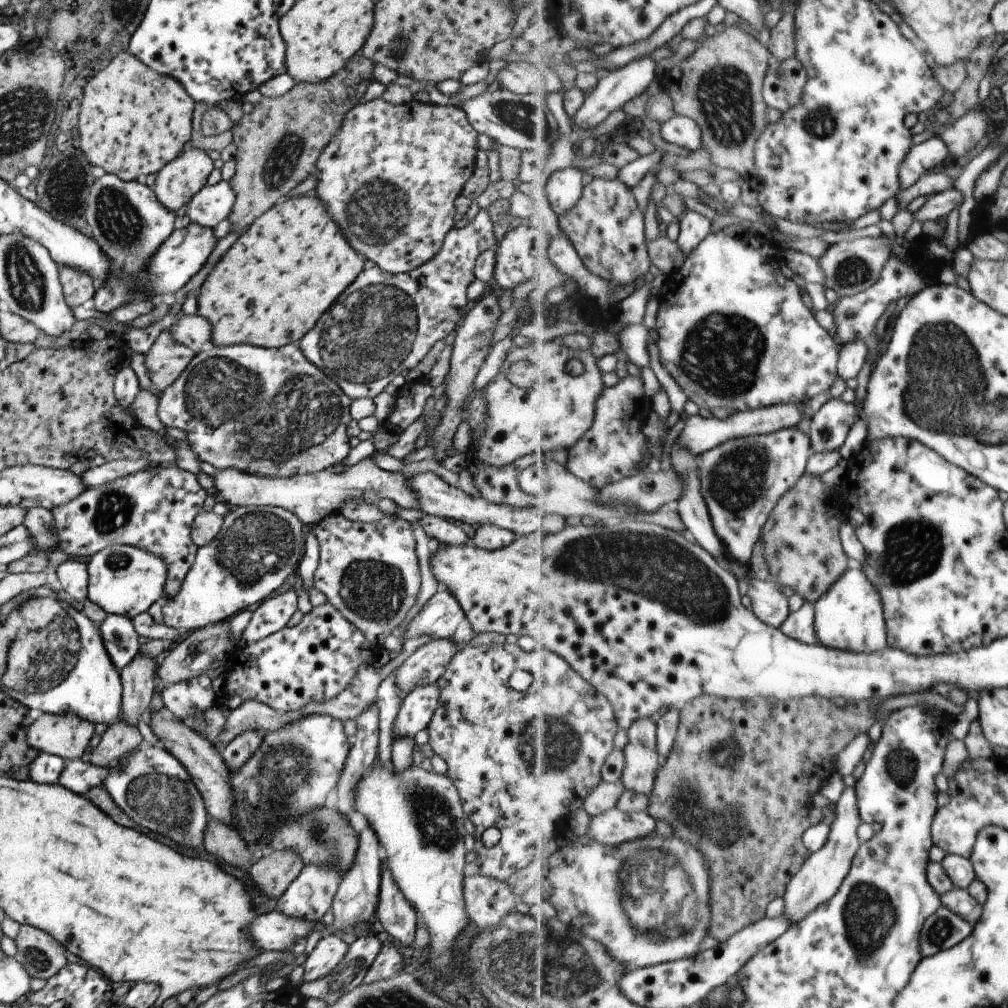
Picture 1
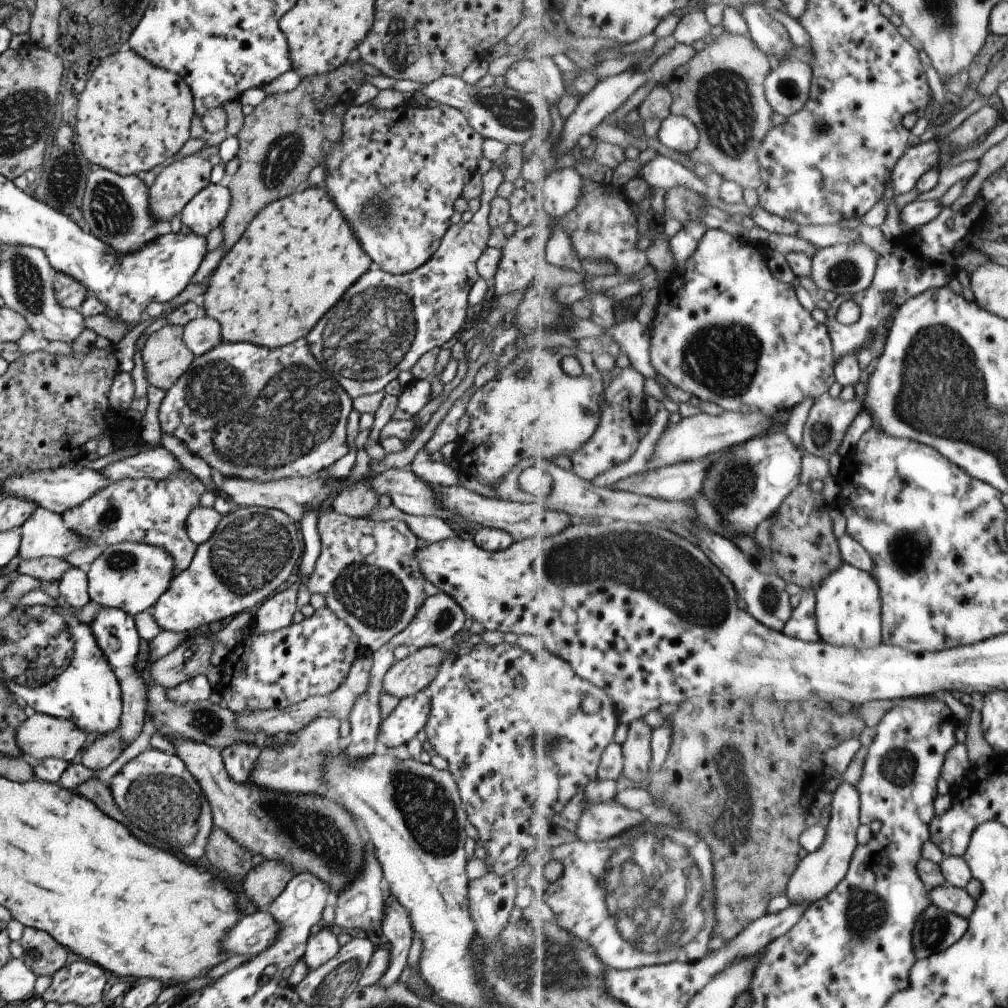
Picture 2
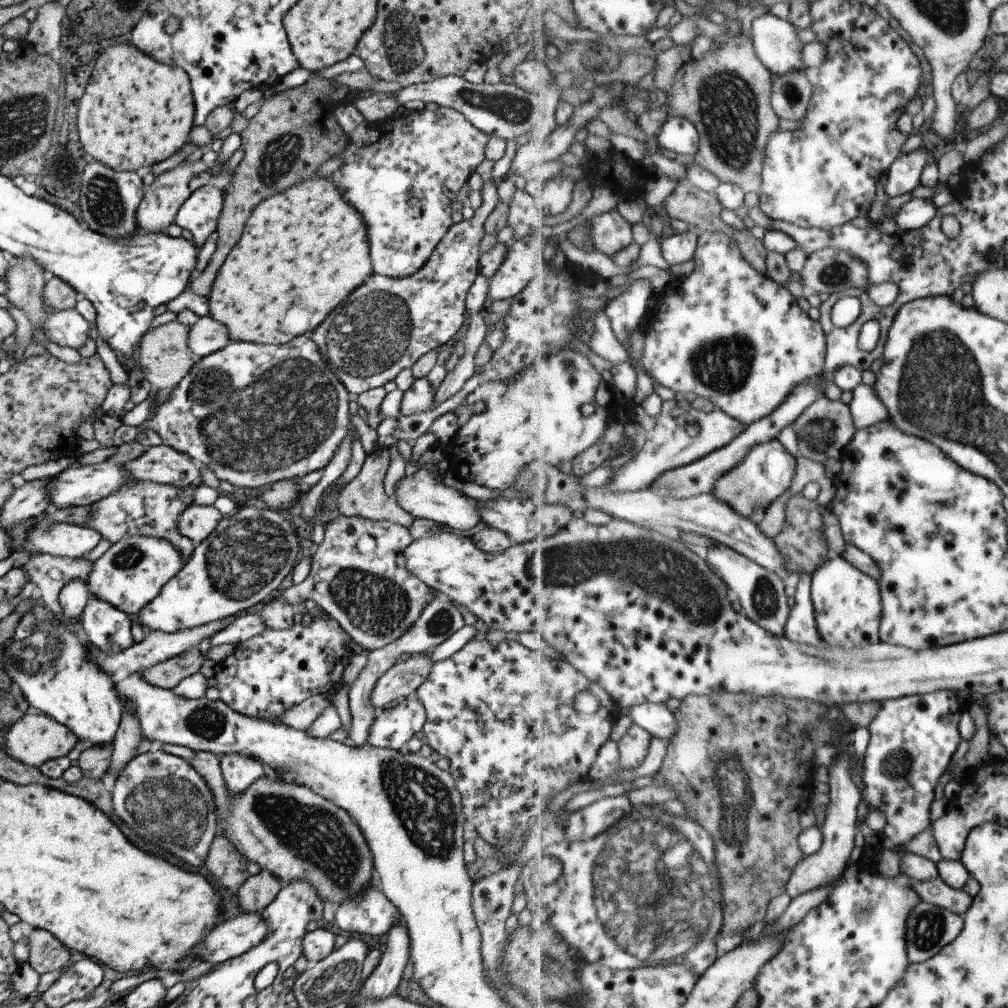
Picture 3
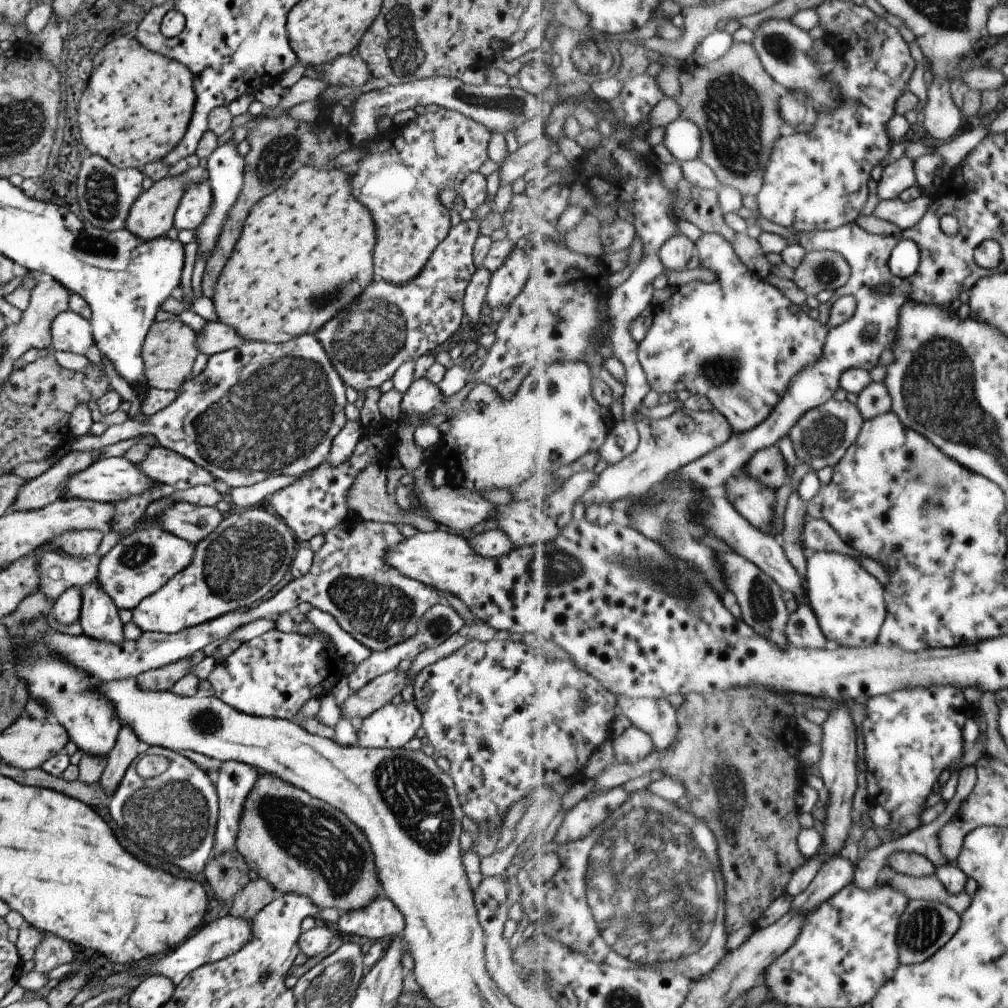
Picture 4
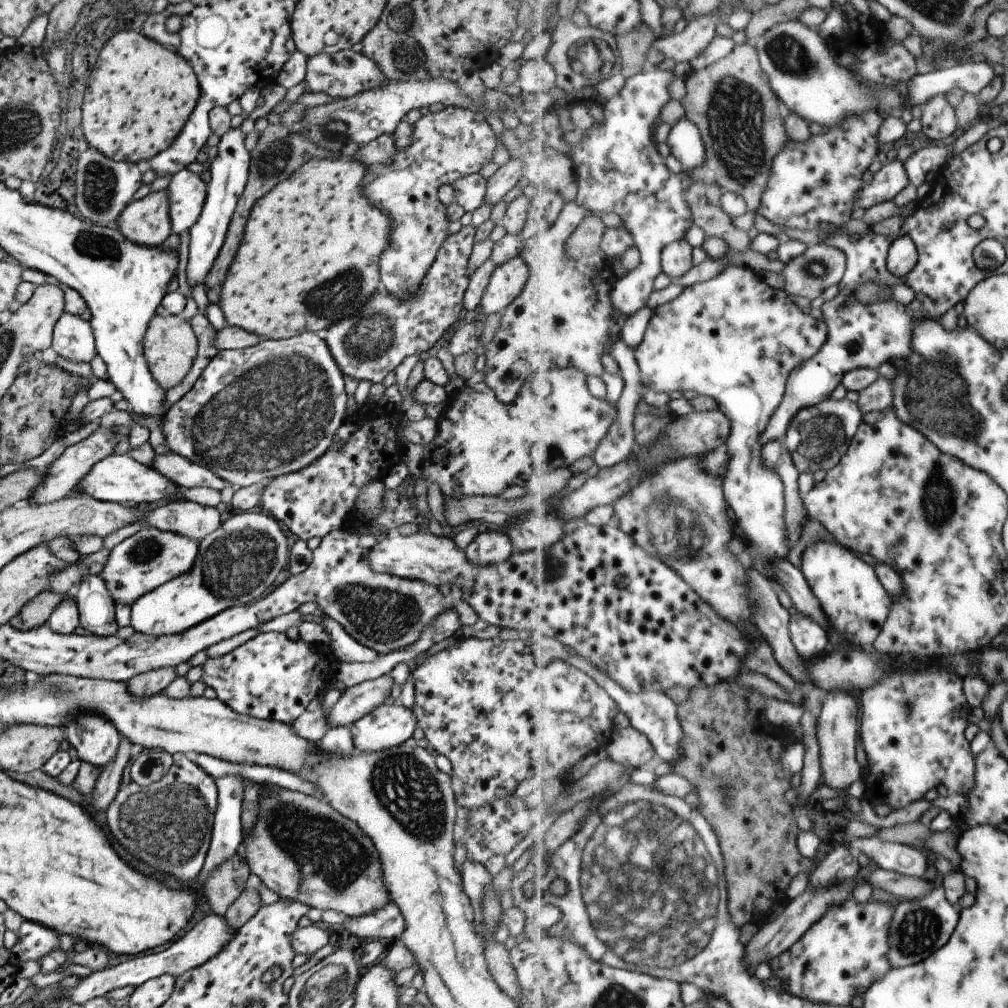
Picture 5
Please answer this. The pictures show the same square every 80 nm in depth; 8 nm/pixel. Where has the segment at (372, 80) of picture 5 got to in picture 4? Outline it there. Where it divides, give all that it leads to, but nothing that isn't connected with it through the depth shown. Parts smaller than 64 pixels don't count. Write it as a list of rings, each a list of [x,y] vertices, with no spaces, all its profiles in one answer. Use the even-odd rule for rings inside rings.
[[[351,54],[335,57],[331,62],[315,67],[323,74],[321,80],[329,81],[329,85],[359,86],[371,76],[365,63],[356,55]]]

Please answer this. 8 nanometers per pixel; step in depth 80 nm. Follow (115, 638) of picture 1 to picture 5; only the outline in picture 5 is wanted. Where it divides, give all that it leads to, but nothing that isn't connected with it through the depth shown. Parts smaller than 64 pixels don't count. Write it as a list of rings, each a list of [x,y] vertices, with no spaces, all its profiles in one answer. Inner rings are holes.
[[[100,575],[82,577],[77,585],[75,604],[79,625],[96,637],[113,637],[117,632],[114,617],[115,602],[107,592]]]

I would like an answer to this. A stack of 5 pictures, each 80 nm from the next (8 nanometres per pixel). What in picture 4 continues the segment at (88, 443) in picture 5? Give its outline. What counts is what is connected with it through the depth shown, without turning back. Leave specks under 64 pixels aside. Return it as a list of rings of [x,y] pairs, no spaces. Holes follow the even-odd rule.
[[[68,452],[62,458],[57,458],[59,462],[53,467],[20,486],[14,502],[7,507],[7,513],[36,511],[54,500],[63,498],[63,489],[69,476],[86,469],[90,463],[97,460],[98,452]]]

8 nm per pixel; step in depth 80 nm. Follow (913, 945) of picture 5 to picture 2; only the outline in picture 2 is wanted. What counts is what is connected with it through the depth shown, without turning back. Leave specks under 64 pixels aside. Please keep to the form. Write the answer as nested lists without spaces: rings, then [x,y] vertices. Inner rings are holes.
[[[931,905],[918,922],[914,934],[915,954],[919,959],[951,948],[970,930],[970,922],[958,914]]]

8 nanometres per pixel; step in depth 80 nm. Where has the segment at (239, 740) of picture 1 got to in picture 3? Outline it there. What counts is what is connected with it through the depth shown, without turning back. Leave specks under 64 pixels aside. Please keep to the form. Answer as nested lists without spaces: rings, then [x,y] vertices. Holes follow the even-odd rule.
[[[222,754],[218,761],[222,779],[230,793],[242,793],[248,784],[263,776],[266,771],[257,759],[244,754]]]

